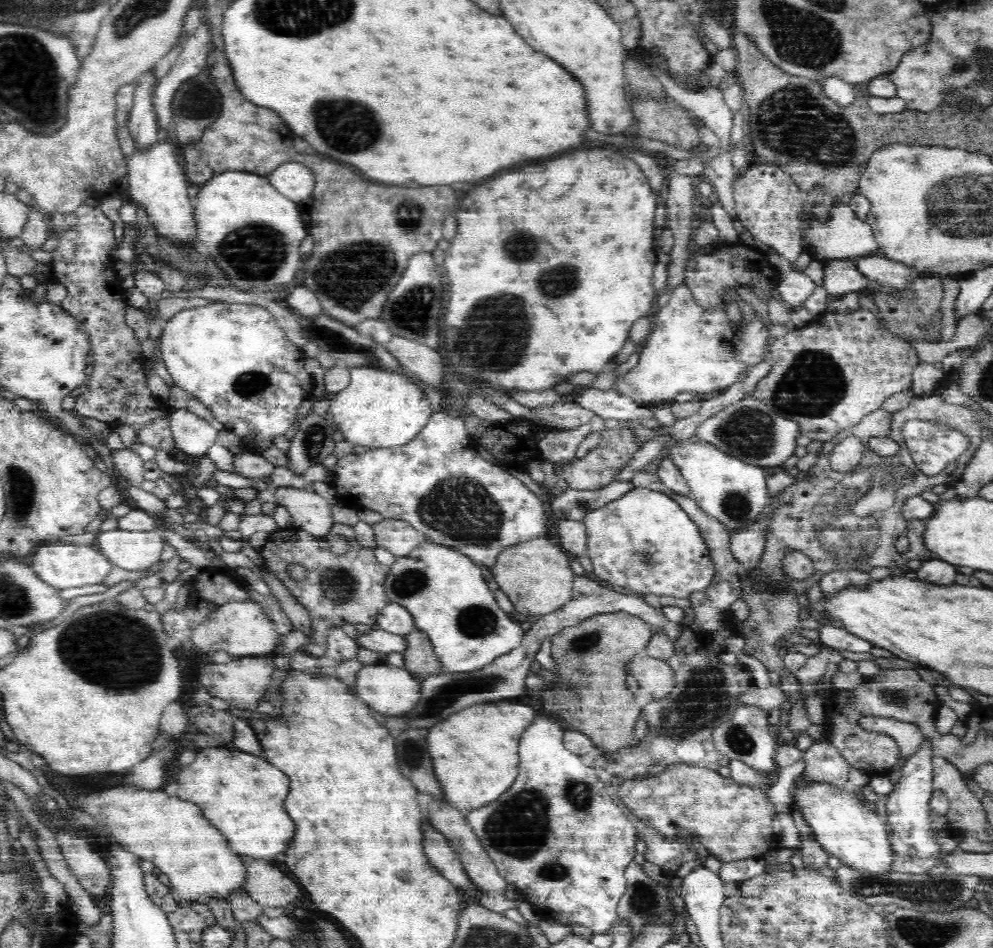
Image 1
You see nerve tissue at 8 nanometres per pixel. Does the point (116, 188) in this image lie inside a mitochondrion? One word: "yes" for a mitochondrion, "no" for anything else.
no

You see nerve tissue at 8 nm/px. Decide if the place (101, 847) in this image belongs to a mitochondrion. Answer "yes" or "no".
no

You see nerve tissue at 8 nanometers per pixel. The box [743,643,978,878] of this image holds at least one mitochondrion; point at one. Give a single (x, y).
(903, 698)

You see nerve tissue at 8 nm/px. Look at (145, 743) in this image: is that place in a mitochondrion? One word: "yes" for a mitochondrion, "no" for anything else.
no

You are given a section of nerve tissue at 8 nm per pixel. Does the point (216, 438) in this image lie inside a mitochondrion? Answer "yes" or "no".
no

